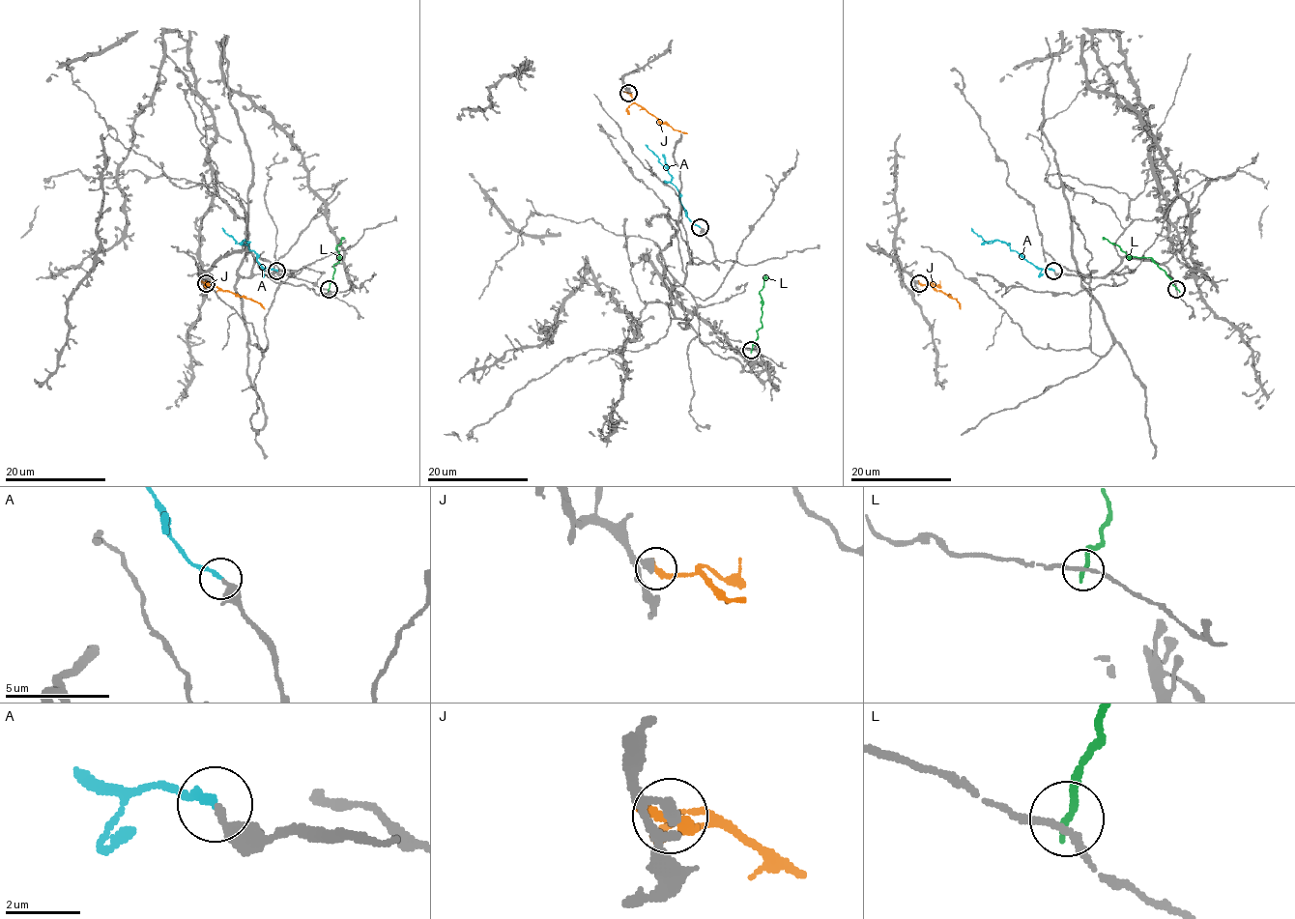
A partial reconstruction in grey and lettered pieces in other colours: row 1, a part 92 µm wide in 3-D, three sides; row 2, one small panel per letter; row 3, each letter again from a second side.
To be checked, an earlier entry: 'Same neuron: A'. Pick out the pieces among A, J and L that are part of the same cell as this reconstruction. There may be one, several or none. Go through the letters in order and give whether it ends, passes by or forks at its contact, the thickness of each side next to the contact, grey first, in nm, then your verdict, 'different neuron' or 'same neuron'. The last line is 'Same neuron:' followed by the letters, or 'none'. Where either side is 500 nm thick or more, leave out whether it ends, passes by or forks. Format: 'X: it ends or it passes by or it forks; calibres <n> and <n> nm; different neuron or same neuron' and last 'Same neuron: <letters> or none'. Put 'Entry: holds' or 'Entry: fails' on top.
Entry: holds
A: it ends; calibres 220 and 200 nm; same neuron
J: it ends; calibres 360 and 320 nm; different neuron
L: it ends; calibres 170 and 220 nm; different neuron
Same neuron: A

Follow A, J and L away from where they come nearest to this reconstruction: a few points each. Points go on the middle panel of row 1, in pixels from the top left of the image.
A: (699, 226), (688, 216), (669, 172), (645, 144)
J: (628, 93), (634, 102), (661, 122), (688, 132)
L: (751, 350), (756, 342), (756, 331), (762, 327), (760, 291), (766, 276)

